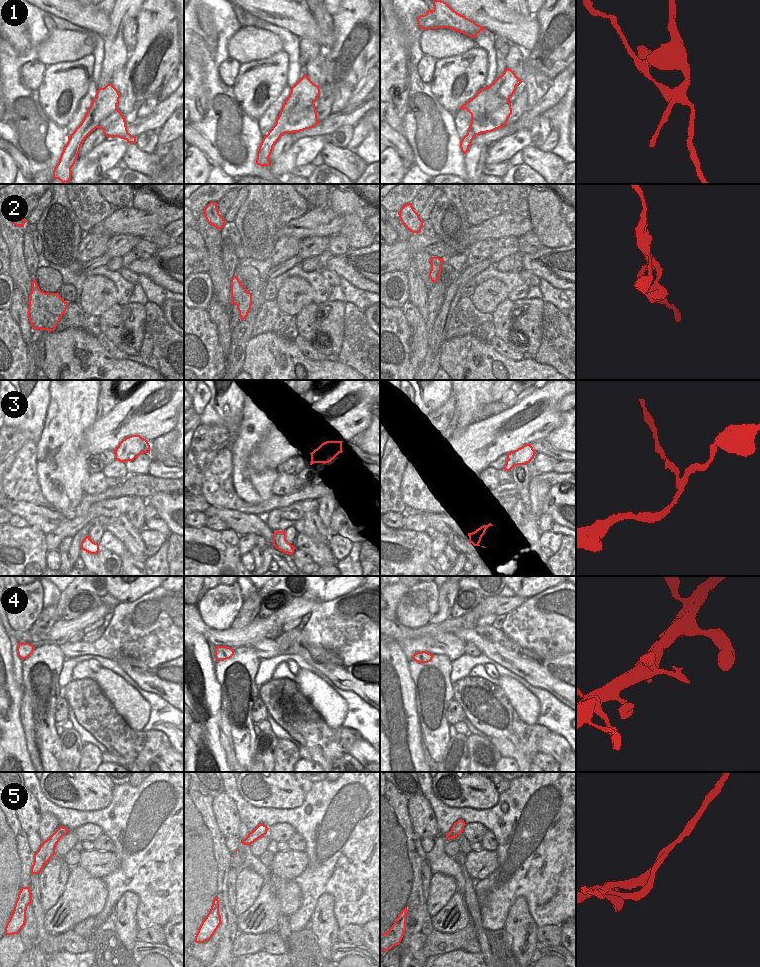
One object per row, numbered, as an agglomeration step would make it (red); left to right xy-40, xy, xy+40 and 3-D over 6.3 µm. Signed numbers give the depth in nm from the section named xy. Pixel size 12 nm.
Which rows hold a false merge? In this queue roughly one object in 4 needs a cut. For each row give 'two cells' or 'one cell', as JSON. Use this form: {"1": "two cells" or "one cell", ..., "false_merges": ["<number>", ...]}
{"1": "two cells", "2": "one cell", "3": "one cell", "4": "one cell", "5": "two cells", "false_merges": ["1", "5"]}

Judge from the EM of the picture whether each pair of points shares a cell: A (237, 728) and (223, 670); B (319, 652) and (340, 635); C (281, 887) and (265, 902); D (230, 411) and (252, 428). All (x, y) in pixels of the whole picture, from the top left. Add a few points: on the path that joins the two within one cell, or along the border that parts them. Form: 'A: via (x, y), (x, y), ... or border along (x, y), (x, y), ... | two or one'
A: via (237, 714), (237, 689), (232, 684) | one
B: border along (302, 639), (333, 651), (342, 663) | two
C: via (277, 889), (269, 898) | one
D: border along (247, 397), (242, 410), (241, 423), (237, 431) | two

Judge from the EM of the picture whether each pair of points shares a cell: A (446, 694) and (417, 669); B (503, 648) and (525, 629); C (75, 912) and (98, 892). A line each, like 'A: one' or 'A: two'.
A: one
B: two
C: one

